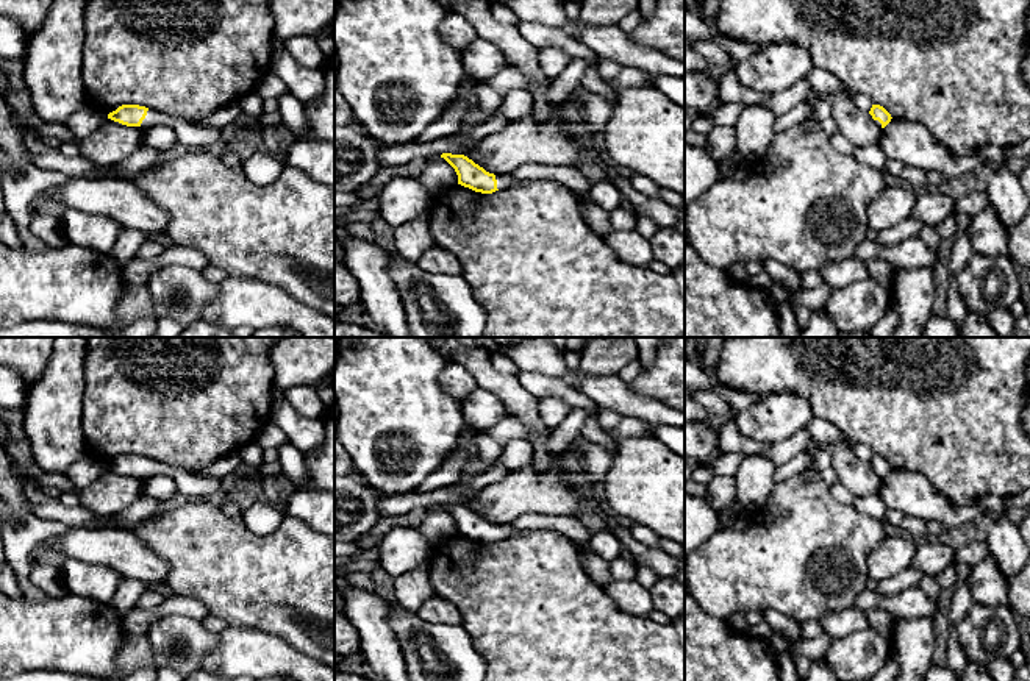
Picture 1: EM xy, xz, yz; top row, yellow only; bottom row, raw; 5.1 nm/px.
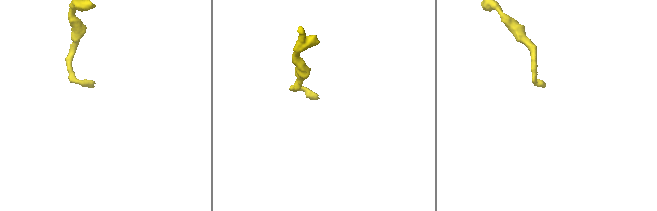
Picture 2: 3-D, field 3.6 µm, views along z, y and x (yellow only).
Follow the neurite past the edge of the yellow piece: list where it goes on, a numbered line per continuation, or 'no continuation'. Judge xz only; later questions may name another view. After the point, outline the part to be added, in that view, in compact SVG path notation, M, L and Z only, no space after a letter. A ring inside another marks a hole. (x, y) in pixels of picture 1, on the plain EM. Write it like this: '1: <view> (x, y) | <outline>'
1: xz (504, 531) | M511 523L495 525L495 529L497 529L497 539L506 539L520 531L520 529L514 528Z

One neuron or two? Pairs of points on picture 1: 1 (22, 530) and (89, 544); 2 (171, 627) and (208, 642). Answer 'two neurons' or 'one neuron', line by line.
1: two neurons
2: one neuron

